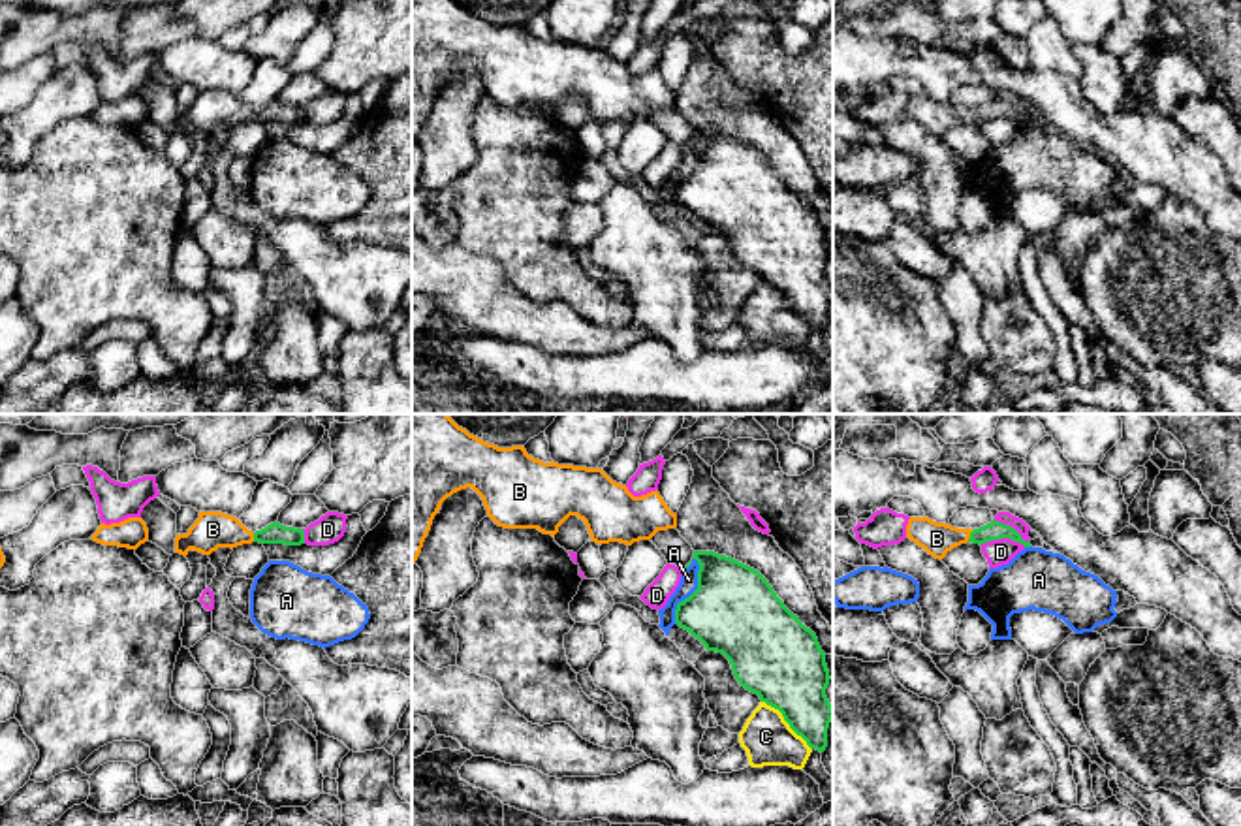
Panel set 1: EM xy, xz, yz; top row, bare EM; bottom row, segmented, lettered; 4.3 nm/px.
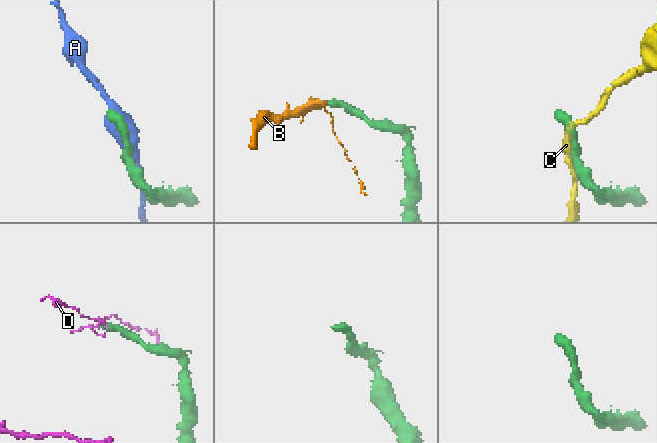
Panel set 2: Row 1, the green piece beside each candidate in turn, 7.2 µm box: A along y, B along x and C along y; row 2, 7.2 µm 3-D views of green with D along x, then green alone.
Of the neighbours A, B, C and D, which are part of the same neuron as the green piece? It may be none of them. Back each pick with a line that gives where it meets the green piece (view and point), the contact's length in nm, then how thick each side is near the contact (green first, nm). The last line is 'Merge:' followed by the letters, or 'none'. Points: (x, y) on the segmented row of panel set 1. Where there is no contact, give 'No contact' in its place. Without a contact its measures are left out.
B: Touches green at yz (971, 537). Shared border 50 nm. Thickness 80 nm (green) against 140 nm
Merge: B

